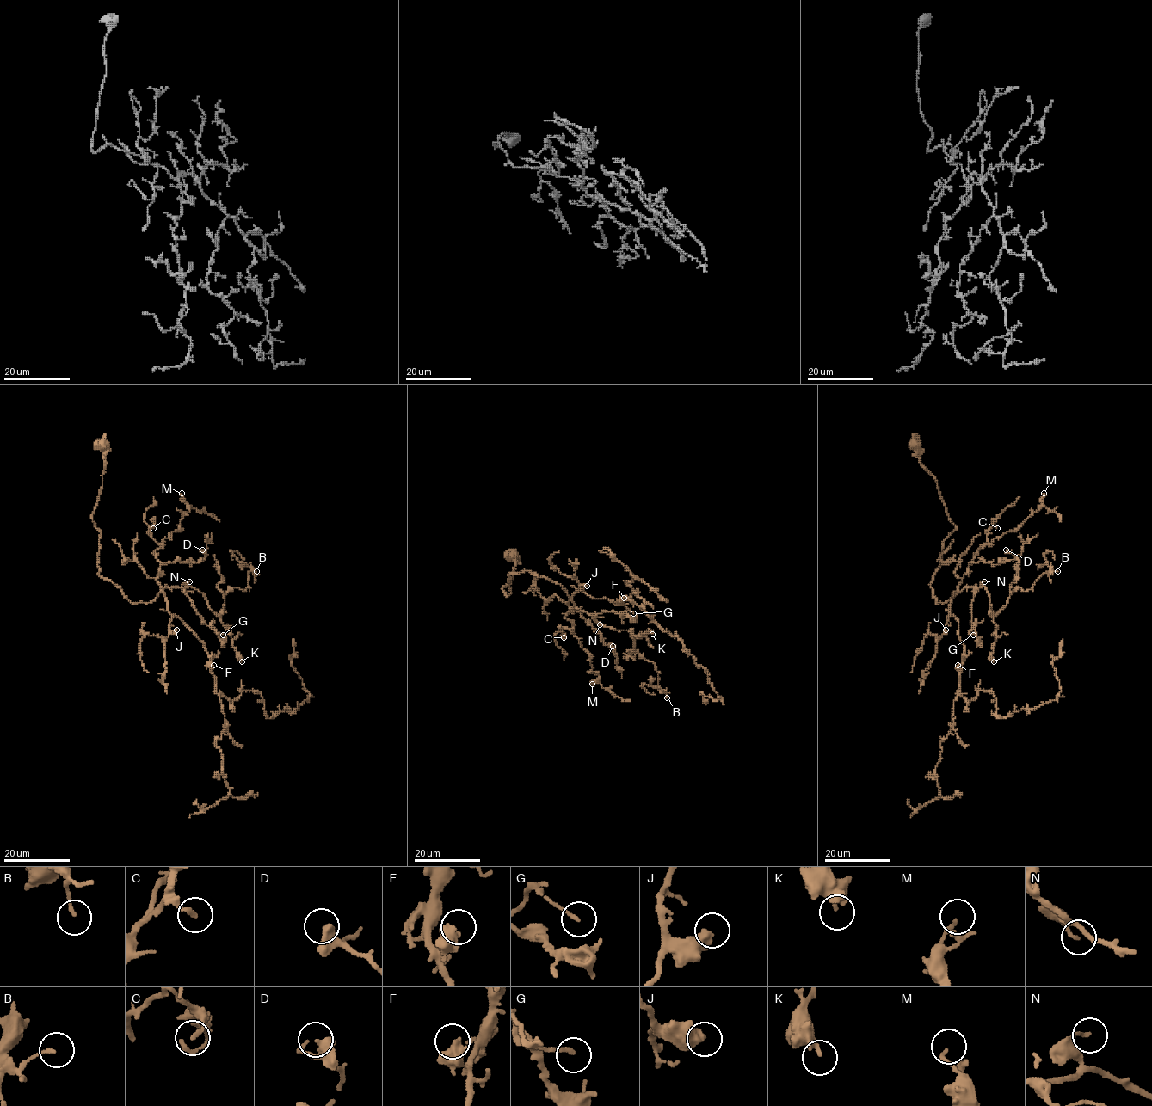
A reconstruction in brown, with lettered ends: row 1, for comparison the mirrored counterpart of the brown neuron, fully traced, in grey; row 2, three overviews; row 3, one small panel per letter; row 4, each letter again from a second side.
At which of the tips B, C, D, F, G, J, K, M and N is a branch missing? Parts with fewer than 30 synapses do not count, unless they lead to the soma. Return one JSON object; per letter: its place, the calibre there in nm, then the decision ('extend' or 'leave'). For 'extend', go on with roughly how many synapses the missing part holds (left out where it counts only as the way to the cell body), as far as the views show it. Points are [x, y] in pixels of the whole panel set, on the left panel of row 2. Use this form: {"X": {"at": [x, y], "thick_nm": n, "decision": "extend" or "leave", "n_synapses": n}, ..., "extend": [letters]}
{"B": {"at": [256, 571], "thick_nm": 130, "decision": "leave"}, "C": {"at": [153, 528], "thick_nm": 160, "decision": "leave"}, "D": {"at": [202, 549], "thick_nm": 280, "decision": "leave"}, "F": {"at": [213, 665], "thick_nm": 420, "decision": "leave"}, "G": {"at": [223, 635], "thick_nm": 160, "decision": "leave"}, "J": {"at": [176, 629], "thick_nm": 550, "decision": "extend", "n_synapses": 90}, "K": {"at": [242, 661], "thick_nm": 320, "decision": "leave"}, "M": {"at": [181, 493], "thick_nm": 160, "decision": "leave"}, "N": {"at": [189, 581], "thick_nm": 130, "decision": "leave"}, "extend": ["J"]}

